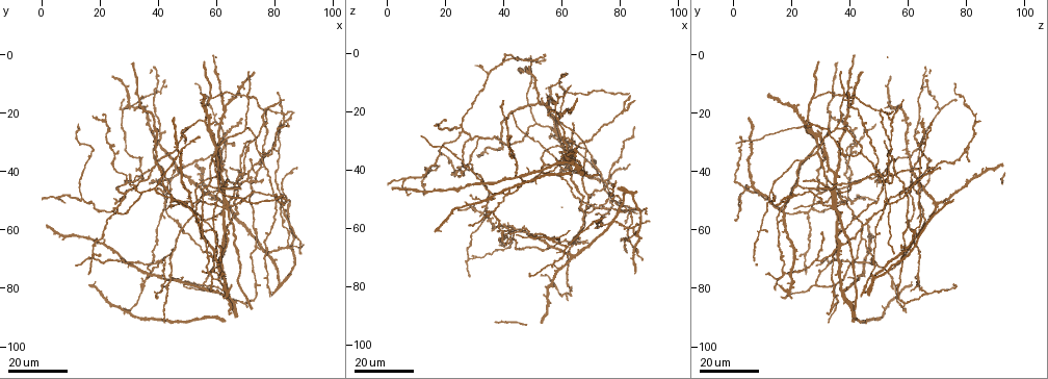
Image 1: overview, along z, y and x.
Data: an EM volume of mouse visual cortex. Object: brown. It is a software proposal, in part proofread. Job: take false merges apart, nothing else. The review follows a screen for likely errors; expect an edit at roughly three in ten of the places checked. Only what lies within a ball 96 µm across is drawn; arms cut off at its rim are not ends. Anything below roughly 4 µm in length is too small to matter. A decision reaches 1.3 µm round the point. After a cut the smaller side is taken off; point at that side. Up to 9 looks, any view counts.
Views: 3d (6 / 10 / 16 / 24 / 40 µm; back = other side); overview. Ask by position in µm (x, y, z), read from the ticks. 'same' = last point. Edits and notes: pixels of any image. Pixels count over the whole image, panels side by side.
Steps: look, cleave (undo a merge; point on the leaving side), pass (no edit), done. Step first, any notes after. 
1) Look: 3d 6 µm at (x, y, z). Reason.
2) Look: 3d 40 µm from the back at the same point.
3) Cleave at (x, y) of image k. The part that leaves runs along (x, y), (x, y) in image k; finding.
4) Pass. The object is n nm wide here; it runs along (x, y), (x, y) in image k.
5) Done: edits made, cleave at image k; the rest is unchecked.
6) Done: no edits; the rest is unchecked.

Look: 3d 16 µm at (35, 79, 55). Three-way junction.

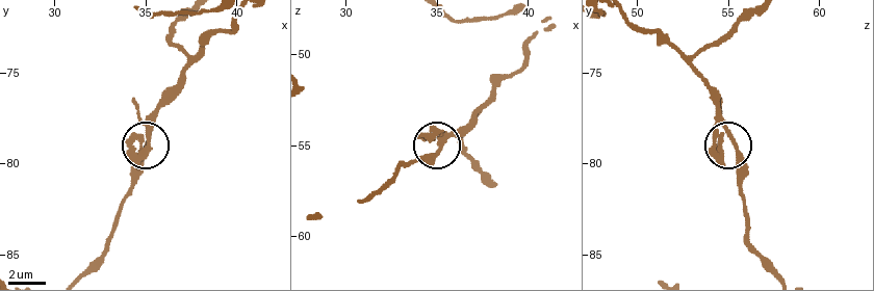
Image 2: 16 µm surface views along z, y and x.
Look: 3d 6 µm at (35.2, 78.7, 55.1).

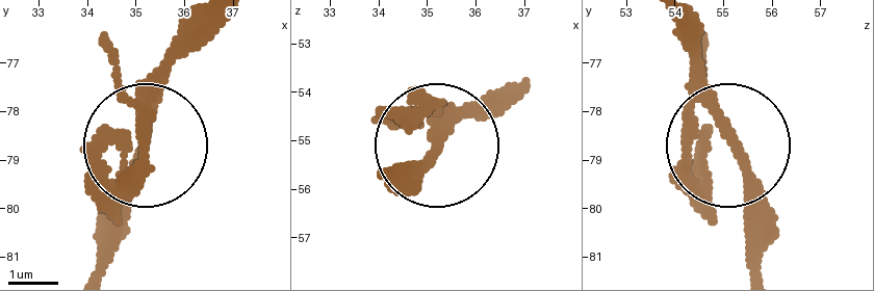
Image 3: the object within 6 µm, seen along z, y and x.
Look: 3d 6 µm from the back at (35.20, 78.60, 55.20).

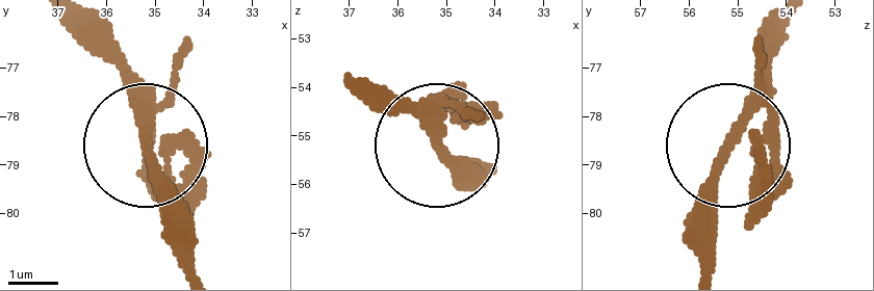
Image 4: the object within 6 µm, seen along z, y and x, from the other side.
Cleave at (185, 173) of image 4. Two neurons meet here.

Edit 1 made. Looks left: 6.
Look: 3d 16 µm at (41, 71, 48). Looks like a crossing.

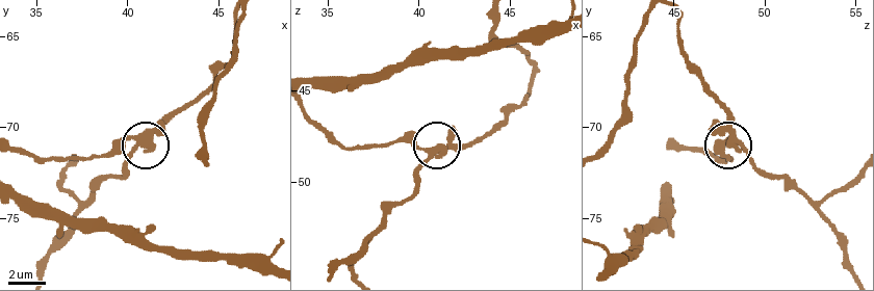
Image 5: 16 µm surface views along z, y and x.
Look: 3d 10 µm at (40.6, 70.7, 48.4). Closer look.

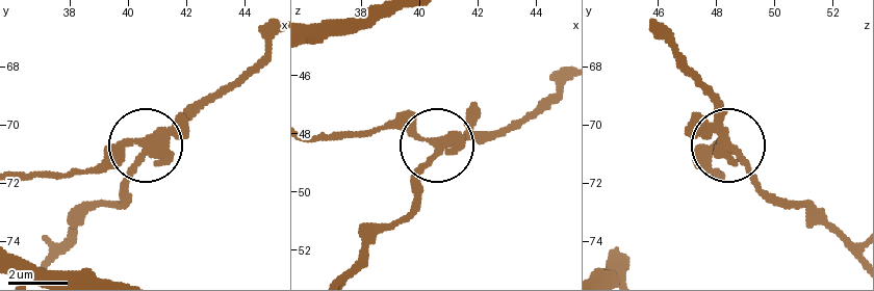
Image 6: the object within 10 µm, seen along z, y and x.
Pass. 5 arms meet here; it runs along (561, 85), (484, 137), (432, 142), (353, 130) in image 6; one neuron here.

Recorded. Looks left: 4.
Look: 3d 16 µm at (55, 79, 64). Four-way junction.

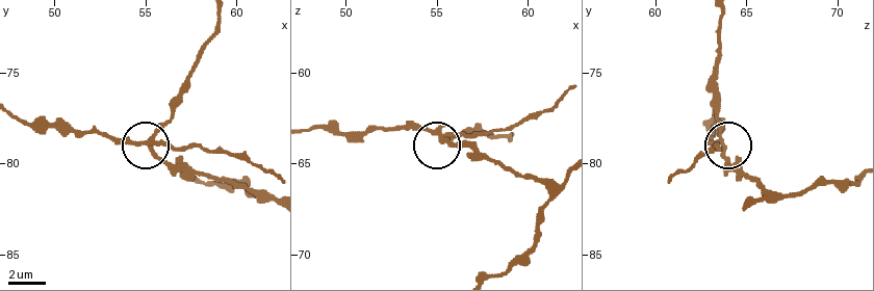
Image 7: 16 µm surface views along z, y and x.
Look: 3d 6 µm at (55.1, 78.9, 63.5).

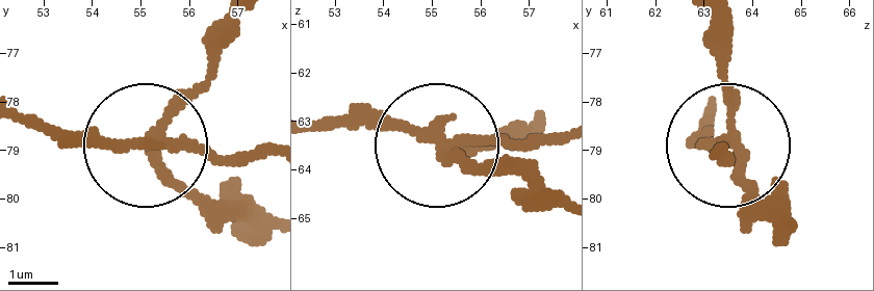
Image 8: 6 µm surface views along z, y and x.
Cleave at (83, 133) of image 8. 4 arms meet here; two neurons meet here.

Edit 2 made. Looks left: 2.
Done: edits made, cleave at image 4, cleave at image 8; the rest is unchecked.

